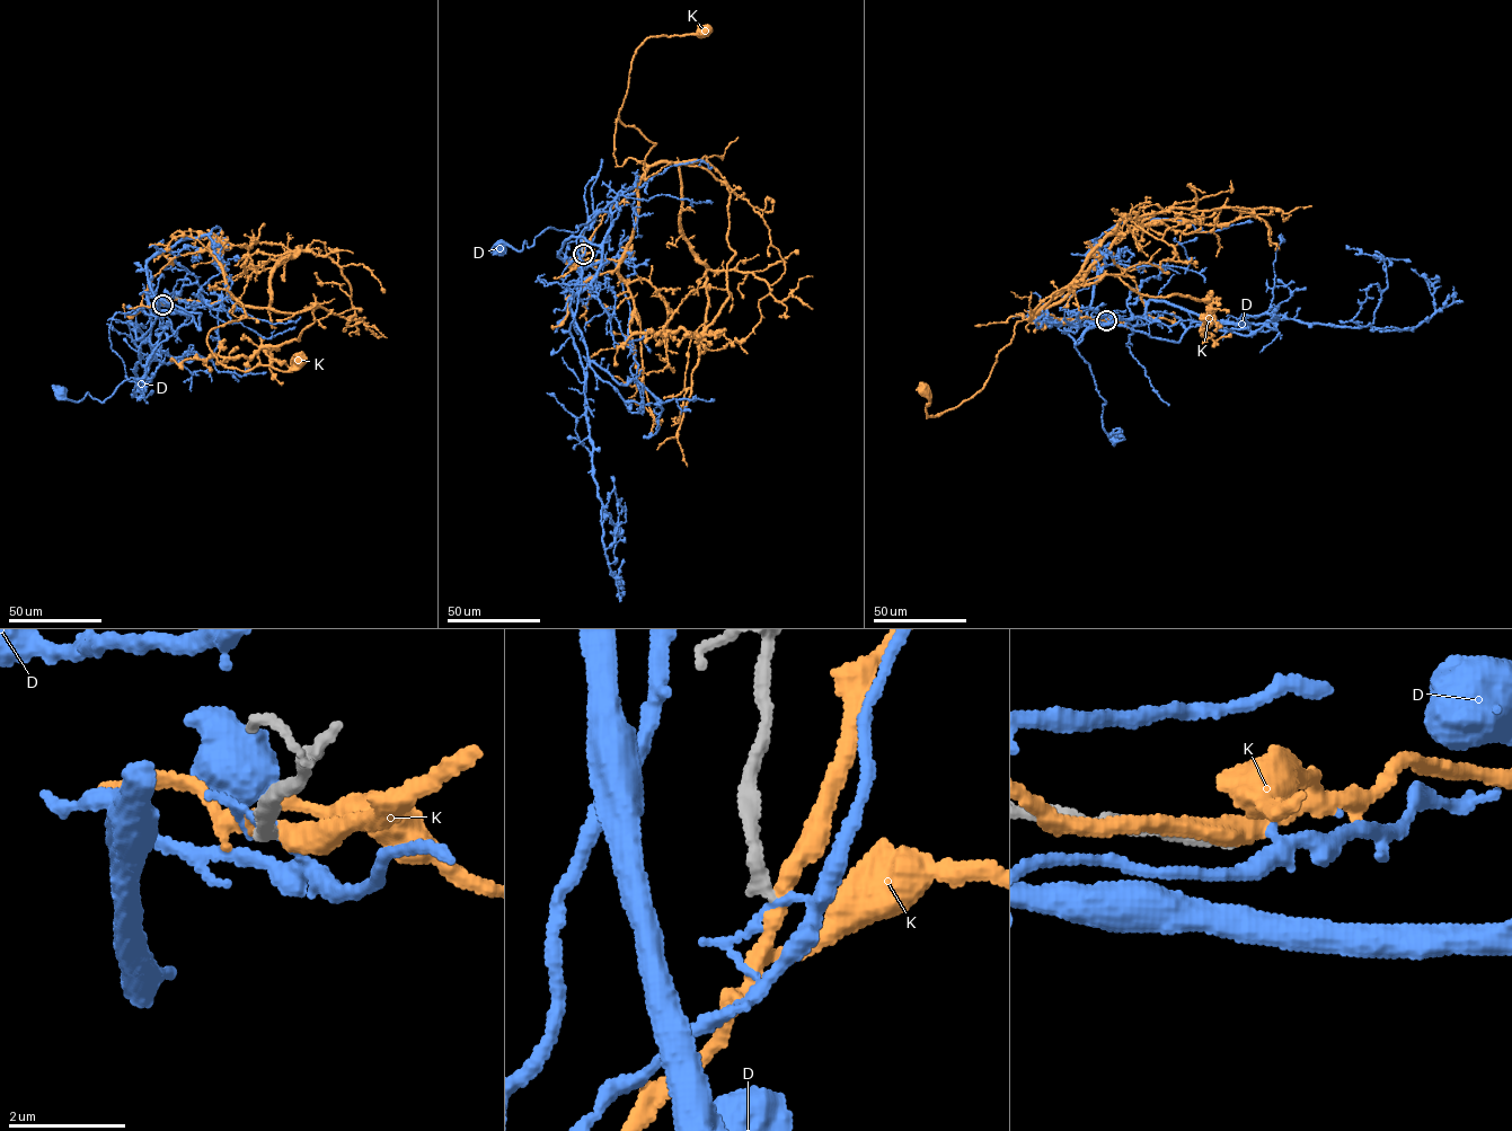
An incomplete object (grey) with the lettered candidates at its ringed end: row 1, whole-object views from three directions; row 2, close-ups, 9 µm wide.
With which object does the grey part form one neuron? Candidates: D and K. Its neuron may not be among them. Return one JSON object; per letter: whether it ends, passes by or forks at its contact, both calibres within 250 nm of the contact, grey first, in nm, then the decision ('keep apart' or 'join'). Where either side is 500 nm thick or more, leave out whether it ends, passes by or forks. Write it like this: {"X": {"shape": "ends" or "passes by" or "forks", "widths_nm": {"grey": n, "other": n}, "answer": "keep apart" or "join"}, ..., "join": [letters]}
{"D": {"shape": "forks", "widths_nm": {"grey": 260, "other": 130}, "answer": "keep apart"}, "K": {"shape": "passes by", "widths_nm": {"grey": 280, "other": 300}, "answer": "keep apart"}, "join": []}

